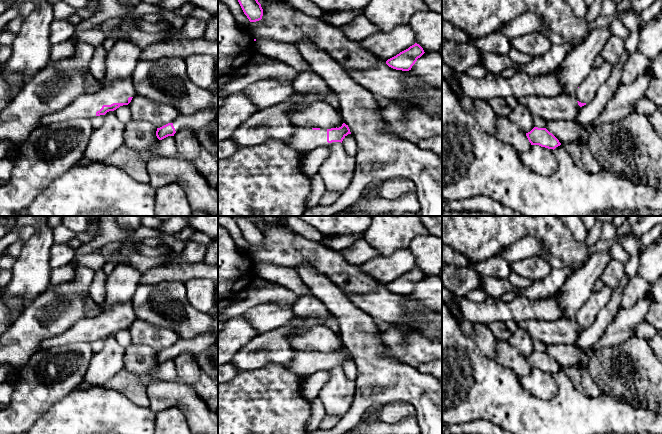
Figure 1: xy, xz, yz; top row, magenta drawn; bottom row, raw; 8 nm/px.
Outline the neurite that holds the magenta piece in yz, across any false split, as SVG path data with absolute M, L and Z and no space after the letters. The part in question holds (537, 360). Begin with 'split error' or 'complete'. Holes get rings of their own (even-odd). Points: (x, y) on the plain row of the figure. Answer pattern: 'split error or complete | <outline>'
complete | M534 351L526 360L531 369L539 369L548 373L555 373L560 370L559 364L546 352Z

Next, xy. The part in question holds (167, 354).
split error | M215 304L210 312L213 321L213 333L201 334L195 338L179 340L172 346L157 352L156 360L162 364L168 360L174 360L181 353L200 354L210 348L218 339L218 304Z

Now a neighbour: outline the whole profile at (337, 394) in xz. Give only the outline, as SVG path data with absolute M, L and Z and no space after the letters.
M334 366L329 372L329 380L321 388L318 399L324 405L326 414L342 417L351 408L356 384L355 381L351 381L346 377L341 366Z

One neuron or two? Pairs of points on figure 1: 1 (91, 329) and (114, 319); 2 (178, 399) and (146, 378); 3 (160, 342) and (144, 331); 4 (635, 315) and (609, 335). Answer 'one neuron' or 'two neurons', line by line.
1: one neuron
2: two neurons
3: one neuron
4: one neuron

